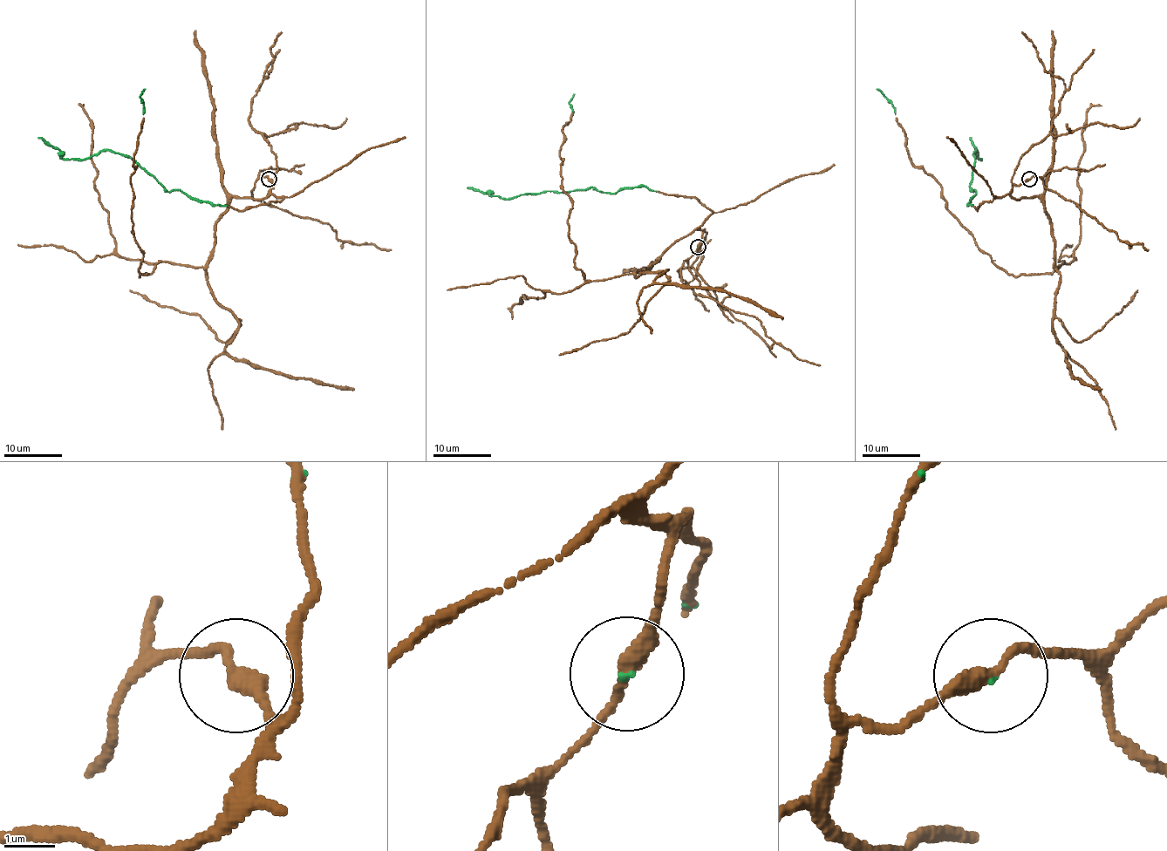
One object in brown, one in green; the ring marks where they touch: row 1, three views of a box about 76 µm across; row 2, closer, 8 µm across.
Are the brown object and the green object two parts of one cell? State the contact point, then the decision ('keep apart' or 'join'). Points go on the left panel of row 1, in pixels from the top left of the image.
(269, 179) | join

